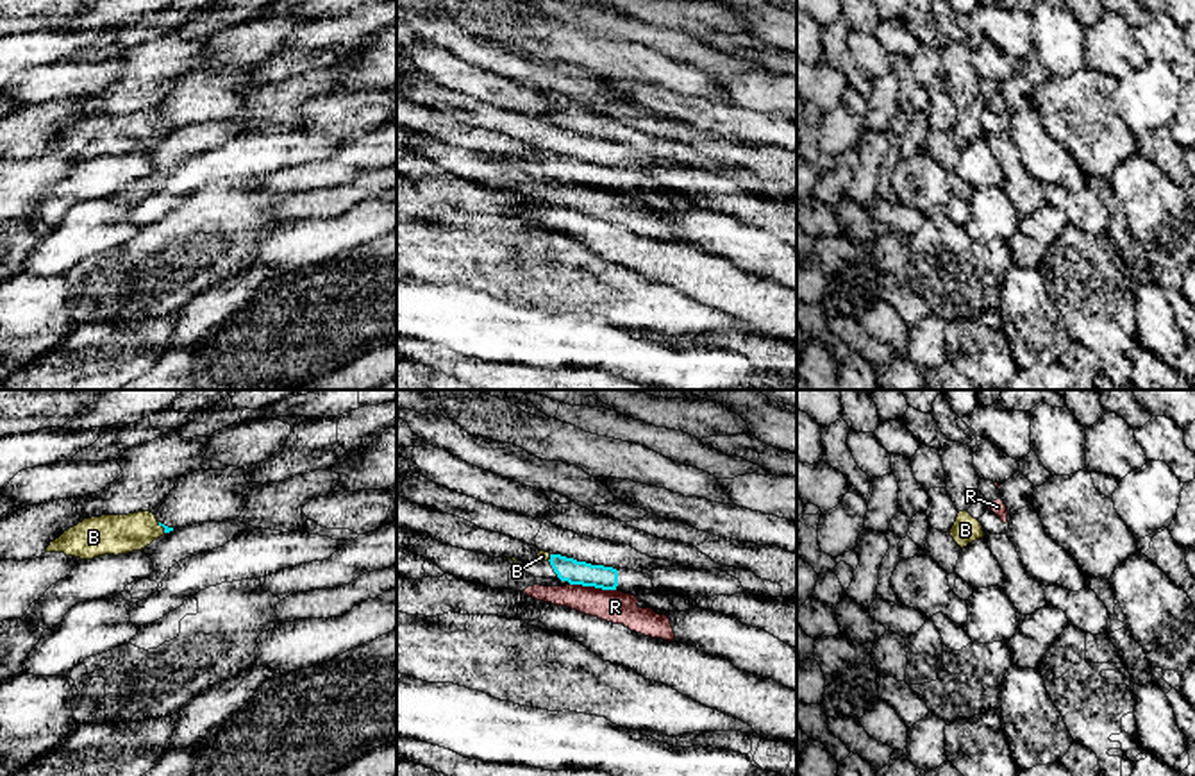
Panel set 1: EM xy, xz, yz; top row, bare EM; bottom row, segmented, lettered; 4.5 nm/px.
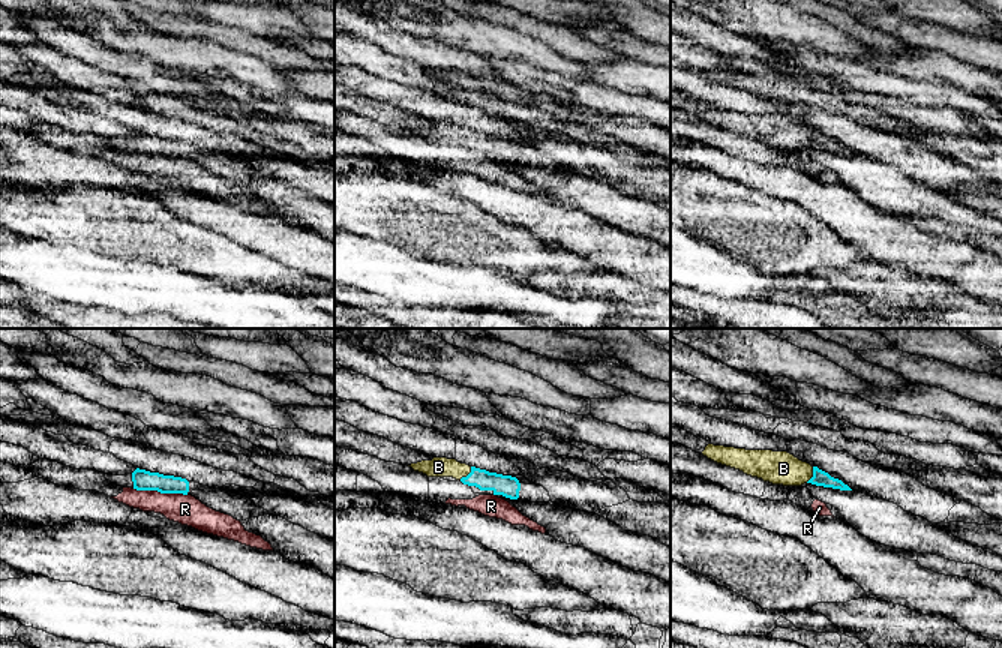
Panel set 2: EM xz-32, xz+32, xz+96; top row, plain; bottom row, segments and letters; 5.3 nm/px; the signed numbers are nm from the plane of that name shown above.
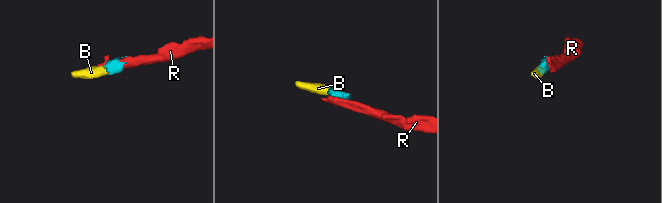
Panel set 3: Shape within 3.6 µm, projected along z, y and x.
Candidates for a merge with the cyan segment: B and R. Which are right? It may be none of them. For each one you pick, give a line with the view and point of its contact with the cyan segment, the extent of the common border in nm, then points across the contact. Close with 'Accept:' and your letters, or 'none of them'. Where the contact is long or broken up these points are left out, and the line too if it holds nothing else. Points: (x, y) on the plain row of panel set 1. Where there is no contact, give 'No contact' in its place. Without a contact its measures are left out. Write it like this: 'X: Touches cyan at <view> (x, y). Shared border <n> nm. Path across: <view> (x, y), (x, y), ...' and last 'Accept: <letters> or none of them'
B: Touches cyan at xy (163, 126). Shared border 60 nm. Path across: xy (167, 129), (163, 126), (115, 134)
Accept: B

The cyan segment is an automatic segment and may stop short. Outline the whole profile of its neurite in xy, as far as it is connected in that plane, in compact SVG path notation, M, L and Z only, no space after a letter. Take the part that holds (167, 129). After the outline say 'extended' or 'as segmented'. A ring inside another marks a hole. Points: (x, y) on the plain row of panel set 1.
M150 111L91 116L50 141L46 152L64 152L80 159L118 156L141 150L170 131L173 127L161 123Z; extended

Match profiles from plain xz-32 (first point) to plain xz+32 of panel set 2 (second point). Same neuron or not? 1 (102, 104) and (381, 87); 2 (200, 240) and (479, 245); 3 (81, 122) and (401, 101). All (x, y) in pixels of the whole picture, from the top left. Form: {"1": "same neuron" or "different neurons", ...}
{"1": "same neuron", "2": "same neuron", "3": "different neurons"}

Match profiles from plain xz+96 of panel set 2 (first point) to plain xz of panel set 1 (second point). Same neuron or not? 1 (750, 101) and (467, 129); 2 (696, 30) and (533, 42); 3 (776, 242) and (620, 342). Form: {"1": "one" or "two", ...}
{"1": "two", "2": "two", "3": "two"}

